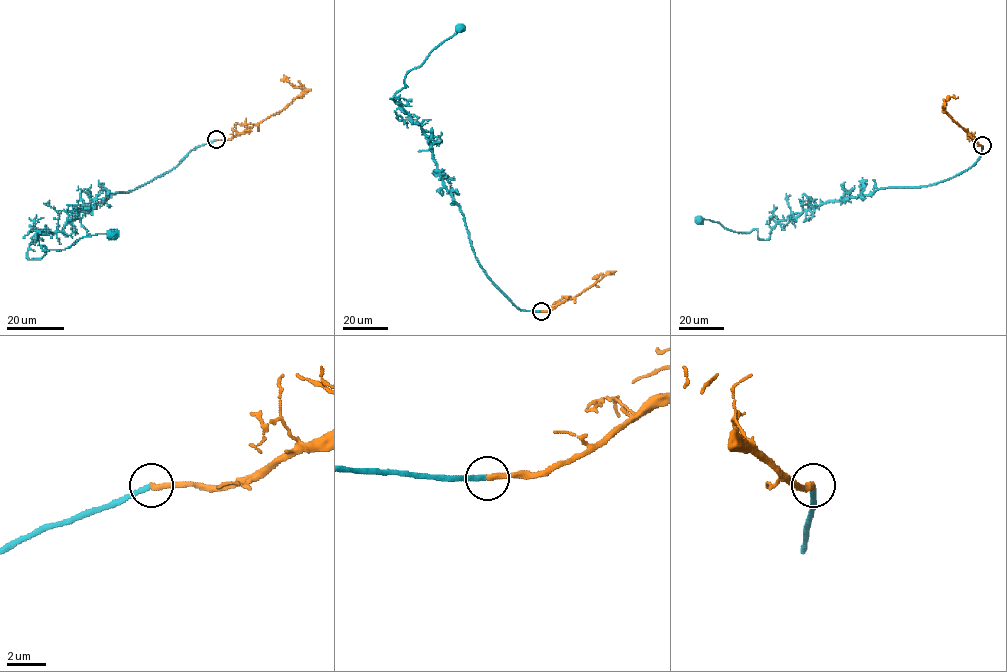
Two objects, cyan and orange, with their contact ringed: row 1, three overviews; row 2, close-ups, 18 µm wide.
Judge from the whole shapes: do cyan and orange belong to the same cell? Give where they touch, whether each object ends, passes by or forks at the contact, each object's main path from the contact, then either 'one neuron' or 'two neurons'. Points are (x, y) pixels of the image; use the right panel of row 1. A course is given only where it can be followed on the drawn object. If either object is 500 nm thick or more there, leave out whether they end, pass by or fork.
at (982, 145); cyan ends there; orange ends there; cyan runs (982, 145), (980, 158), (947, 179), (820, 203), (780, 220), (765, 240), (756, 229), (736, 232), (696, 219); orange runs (982, 145), (945, 112), (945, 102), (949, 97), (958, 97); one neuron

